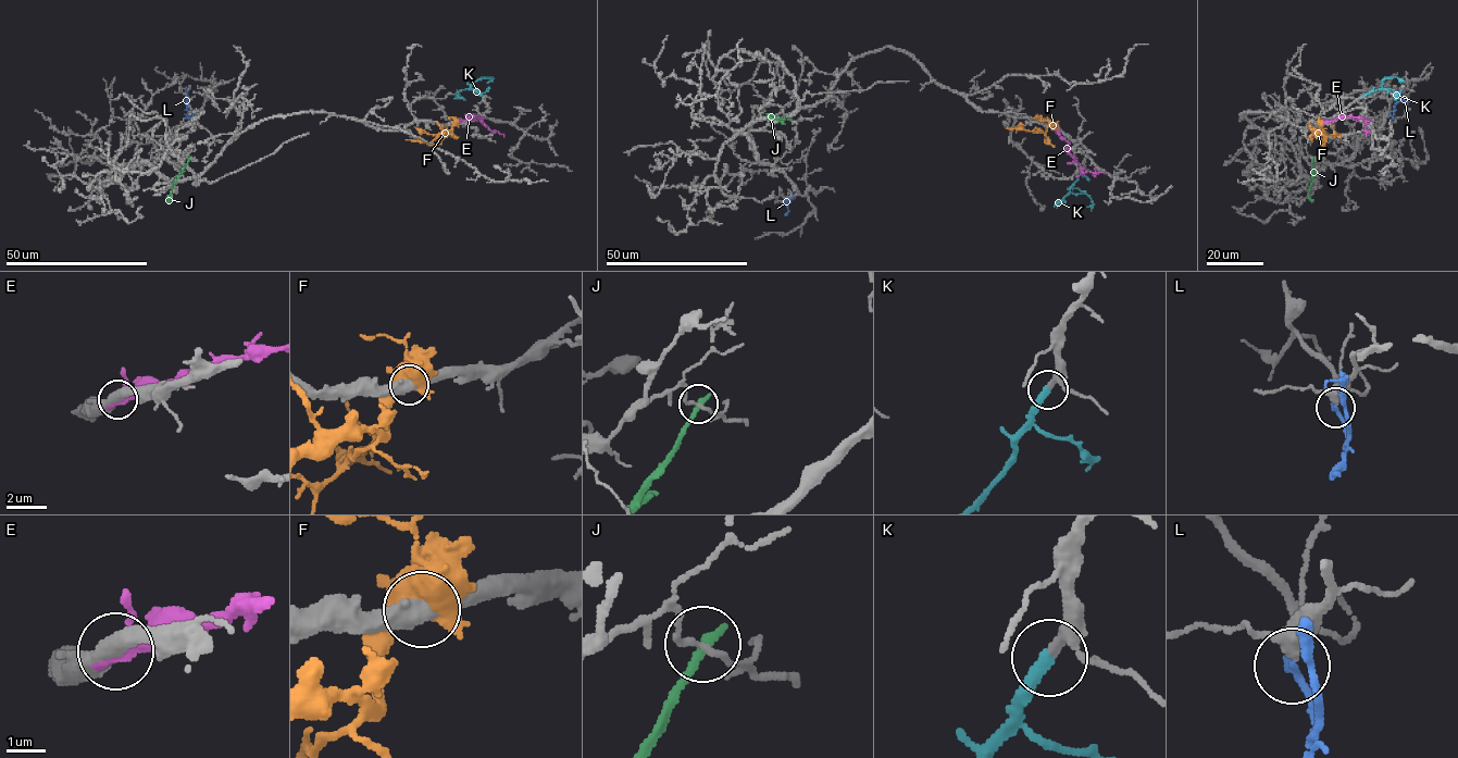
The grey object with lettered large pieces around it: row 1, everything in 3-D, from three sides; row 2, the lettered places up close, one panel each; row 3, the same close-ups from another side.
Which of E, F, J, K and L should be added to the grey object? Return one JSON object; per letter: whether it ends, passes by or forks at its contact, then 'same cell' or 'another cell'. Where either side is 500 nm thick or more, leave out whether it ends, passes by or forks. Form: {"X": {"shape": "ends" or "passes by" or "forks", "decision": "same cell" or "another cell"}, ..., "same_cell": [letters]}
{"E": {"shape": "passes by", "decision": "another cell"}, "F": {"decision": "another cell"}, "J": {"shape": "ends", "decision": "another cell"}, "K": {"shape": "ends", "decision": "same cell"}, "L": {"shape": "passes by", "decision": "another cell"}, "same_cell": ["K"]}

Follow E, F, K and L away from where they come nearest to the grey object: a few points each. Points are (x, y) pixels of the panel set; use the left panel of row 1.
E: (458, 124), (470, 115), (480, 117), (493, 132), (505, 136)
F: (455, 124), (440, 144), (406, 140)
K: (482, 95), (471, 89), (471, 85), (484, 78), (491, 77), (491, 81)
L: (186, 92), (186, 116), (192, 115)

